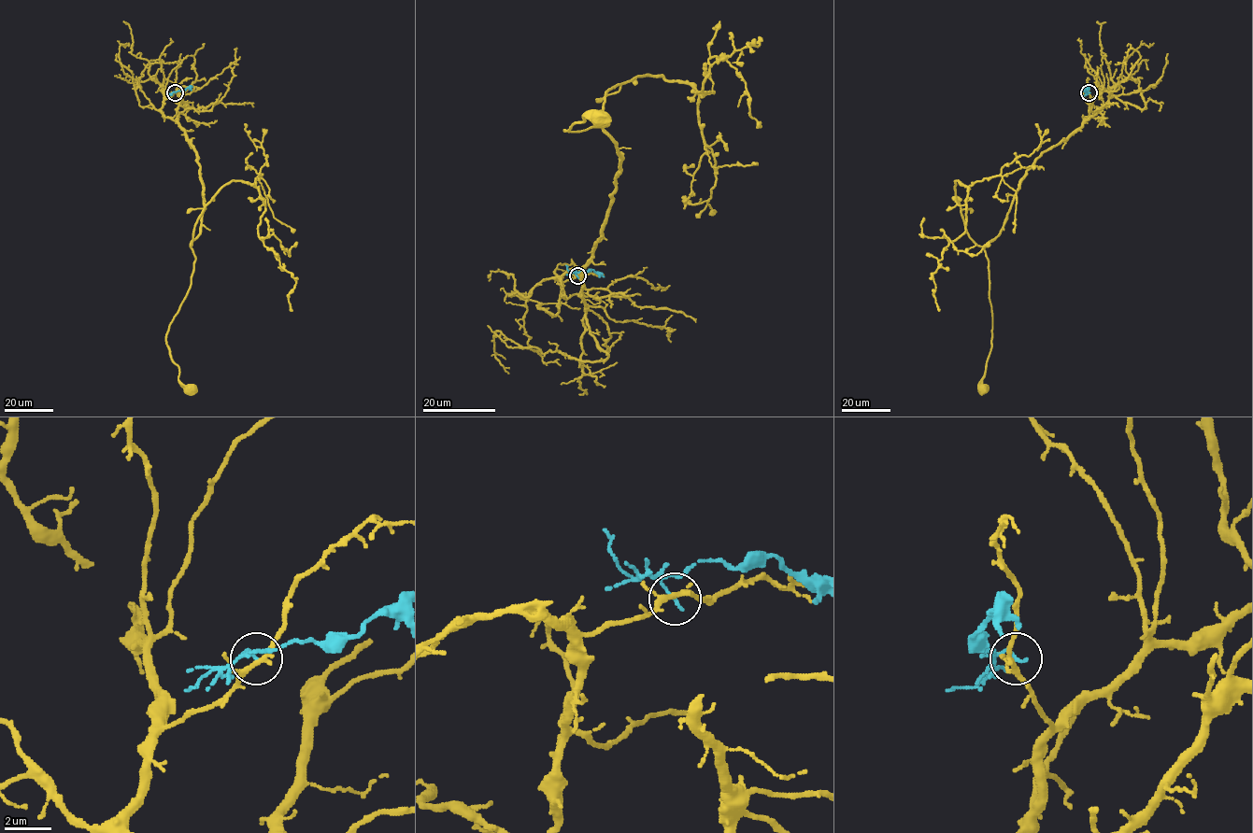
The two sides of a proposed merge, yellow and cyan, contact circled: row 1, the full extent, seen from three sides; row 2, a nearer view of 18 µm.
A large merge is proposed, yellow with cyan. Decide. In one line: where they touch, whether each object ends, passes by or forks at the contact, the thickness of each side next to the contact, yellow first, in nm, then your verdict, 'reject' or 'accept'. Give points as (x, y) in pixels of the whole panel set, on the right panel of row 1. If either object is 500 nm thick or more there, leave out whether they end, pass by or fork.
(1089, 92) | yellow forks | cyan ends | 180/130 nm | reject

